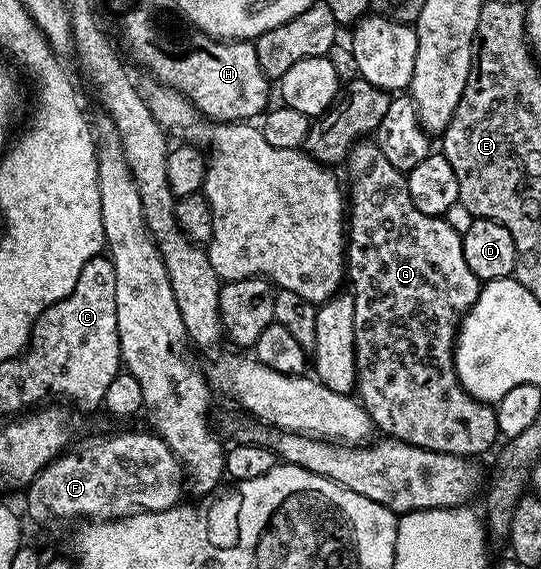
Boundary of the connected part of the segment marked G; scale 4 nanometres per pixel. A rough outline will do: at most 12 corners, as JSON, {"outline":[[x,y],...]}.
{"outline":[[361,141],[346,279],[359,402],[387,438],[477,457],[456,375],[482,280],[461,232]]}

